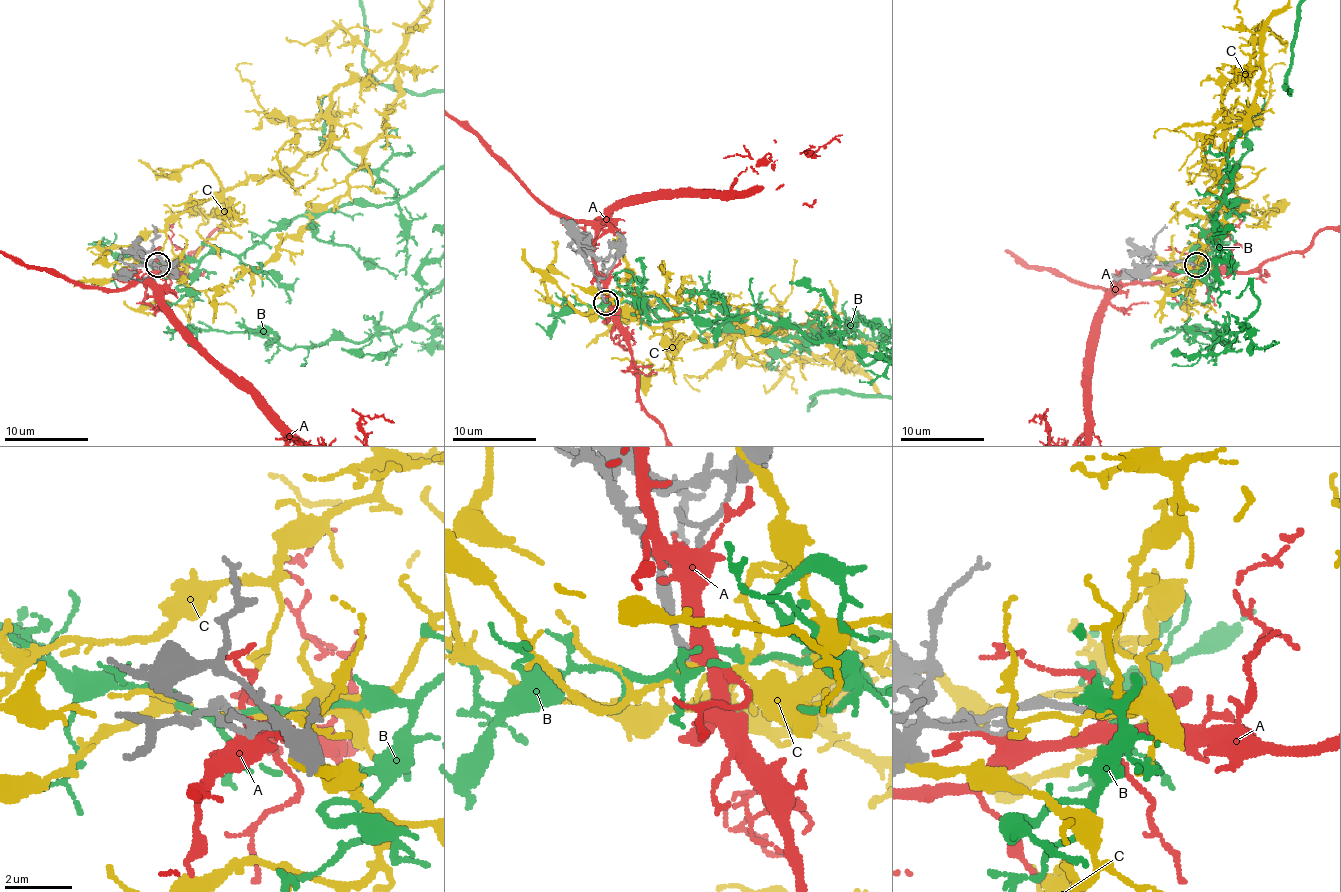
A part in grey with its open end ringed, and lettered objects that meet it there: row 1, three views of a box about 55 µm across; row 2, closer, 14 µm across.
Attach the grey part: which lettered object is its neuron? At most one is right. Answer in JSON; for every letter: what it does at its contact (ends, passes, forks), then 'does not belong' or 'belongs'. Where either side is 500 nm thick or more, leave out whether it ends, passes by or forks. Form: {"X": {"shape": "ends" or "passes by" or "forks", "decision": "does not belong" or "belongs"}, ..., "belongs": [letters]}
{"A": {"shape": "forks", "decision": "does not belong"}, "B": {"shape": "forks", "decision": "does not belong"}, "C": {"shape": "passes by", "decision": "does not belong"}, "belongs": []}

